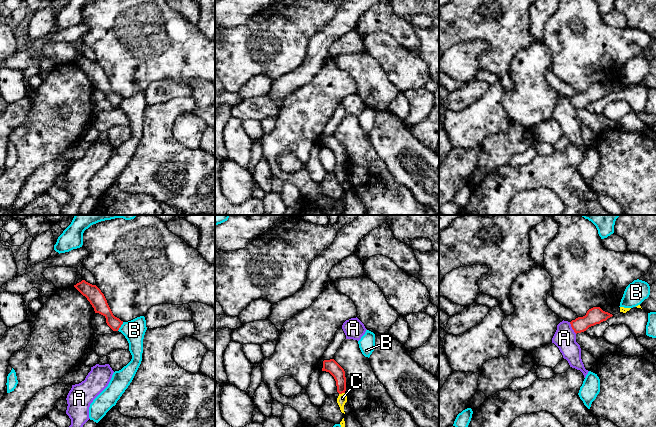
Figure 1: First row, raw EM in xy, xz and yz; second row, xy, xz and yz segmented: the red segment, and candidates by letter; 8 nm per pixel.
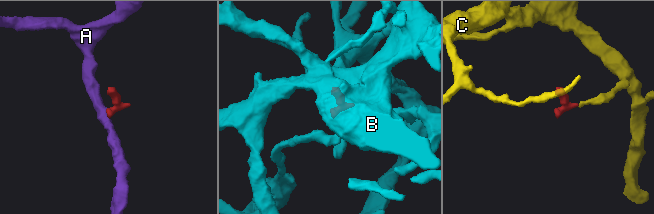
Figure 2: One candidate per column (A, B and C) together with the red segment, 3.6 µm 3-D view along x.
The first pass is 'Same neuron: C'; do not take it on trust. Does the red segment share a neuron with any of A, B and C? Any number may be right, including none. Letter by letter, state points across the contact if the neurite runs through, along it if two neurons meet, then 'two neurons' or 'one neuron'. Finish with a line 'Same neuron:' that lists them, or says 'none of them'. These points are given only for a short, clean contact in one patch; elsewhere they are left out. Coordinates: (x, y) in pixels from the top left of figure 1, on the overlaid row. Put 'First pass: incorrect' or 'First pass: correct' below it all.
A: along yz (569, 322), (576, 333) | two neurons
B: along xy (123, 322), (117, 330) | two neurons
C: across xz (331, 366), (339, 374), (341, 393), (342, 398) | one neuron
Same neuron: C
First pass: correct

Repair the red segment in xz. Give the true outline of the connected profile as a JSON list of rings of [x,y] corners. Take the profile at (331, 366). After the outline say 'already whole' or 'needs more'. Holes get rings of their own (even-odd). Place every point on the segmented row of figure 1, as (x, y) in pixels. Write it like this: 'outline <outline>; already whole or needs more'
outline [[[324,360],[322,371],[329,372],[336,381],[337,392],[339,396],[337,398],[337,403],[340,407],[342,413],[344,412],[344,405],[347,402],[346,391],[346,377],[344,369],[334,360]]]; needs more

